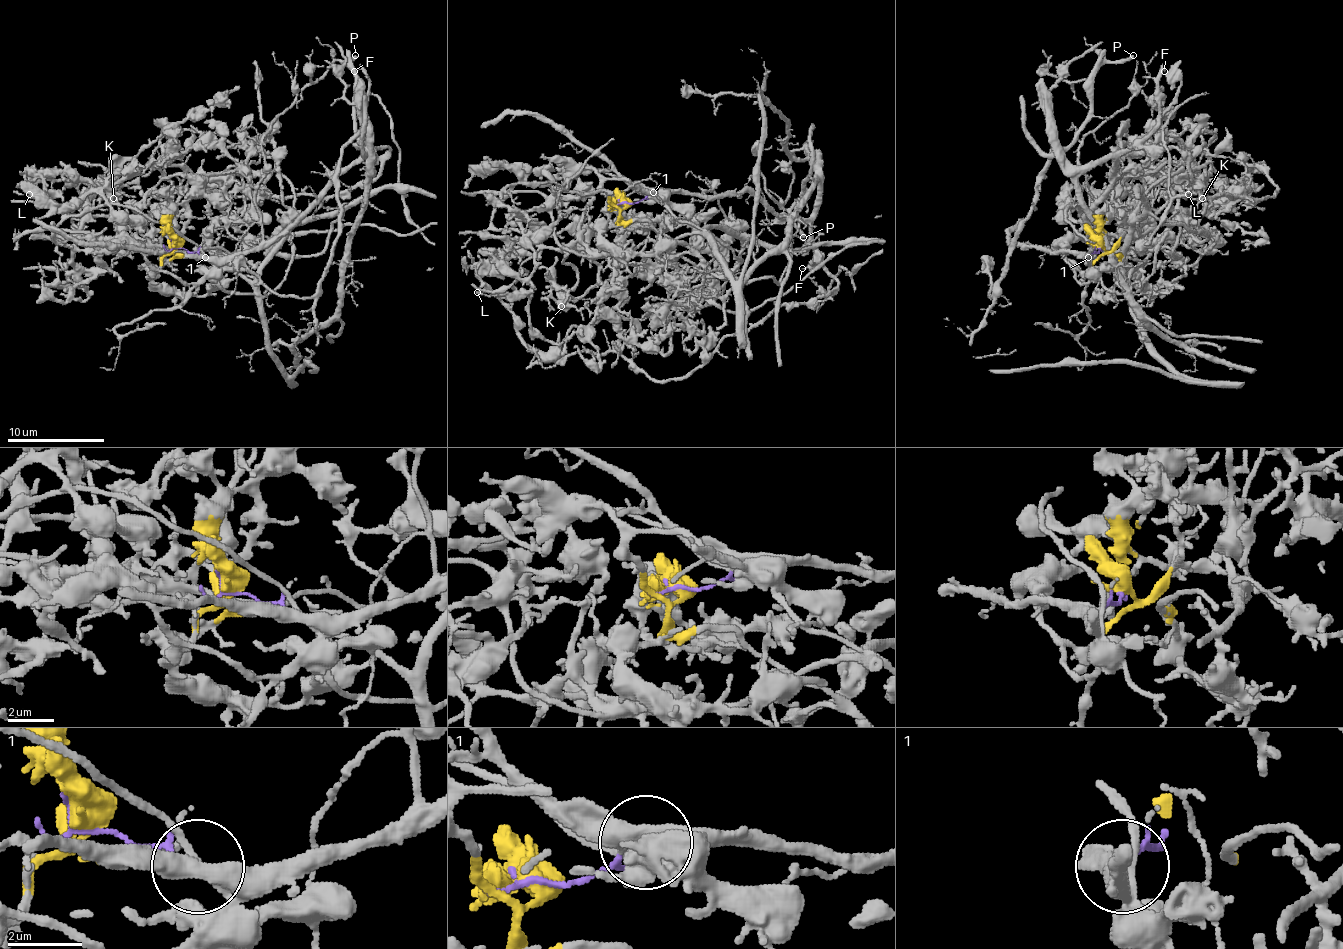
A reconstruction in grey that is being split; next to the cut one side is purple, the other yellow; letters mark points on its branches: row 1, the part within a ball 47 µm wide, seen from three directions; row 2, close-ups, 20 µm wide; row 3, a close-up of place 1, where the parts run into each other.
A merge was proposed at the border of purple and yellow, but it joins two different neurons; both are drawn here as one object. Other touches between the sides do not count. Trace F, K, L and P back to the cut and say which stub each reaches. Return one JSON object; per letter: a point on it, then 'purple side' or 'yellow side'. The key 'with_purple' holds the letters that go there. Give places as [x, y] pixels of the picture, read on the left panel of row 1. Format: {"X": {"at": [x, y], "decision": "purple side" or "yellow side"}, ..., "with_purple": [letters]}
{"F": {"at": [354, 71], "decision": "purple side"}, "K": {"at": [113, 198], "decision": "yellow side"}, "L": {"at": [29, 194], "decision": "yellow side"}, "P": {"at": [355, 55], "decision": "purple side"}, "with_purple": ["F", "P"]}

